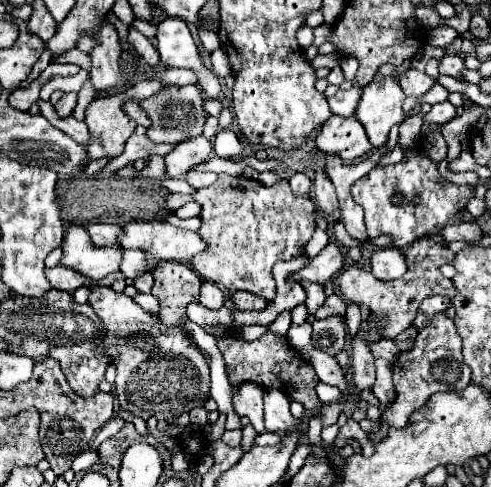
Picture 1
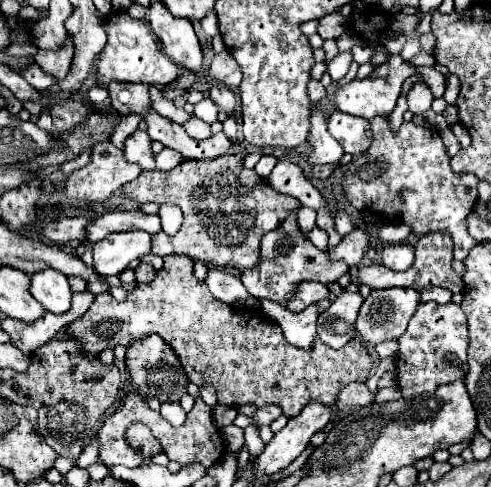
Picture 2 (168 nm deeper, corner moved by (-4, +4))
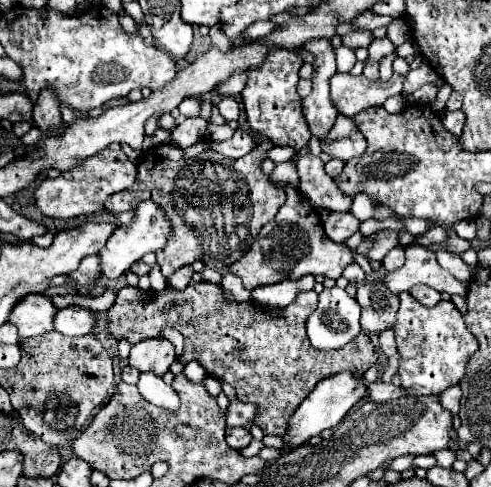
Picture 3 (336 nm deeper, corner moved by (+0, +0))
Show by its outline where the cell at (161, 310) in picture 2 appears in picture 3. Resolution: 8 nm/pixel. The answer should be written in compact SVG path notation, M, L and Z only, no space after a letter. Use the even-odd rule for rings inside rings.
M191 281L181 293L167 287L141 305L137 289L127 285L117 293L117 301L107 311L107 327L117 341L127 339L131 343L161 337L165 327L175 327L185 337L183 363L199 361L211 377L233 385L241 401L257 403L255 425L259 425L265 435L285 435L289 419L321 379L331 377L335 371L355 371L363 375L379 357L373 339L365 333L359 333L355 341L343 349L315 349L305 333L305 321L315 311L315 305L315 291L299 291L297 299L283 309L253 301L229 303L221 287L207 281Z

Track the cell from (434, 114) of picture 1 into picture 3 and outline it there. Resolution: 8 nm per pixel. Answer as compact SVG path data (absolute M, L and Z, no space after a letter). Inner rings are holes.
M445 111L443 113L443 125L447 131L451 131L453 135L461 137L461 131L463 131L463 125L465 125L465 113L463 111Z

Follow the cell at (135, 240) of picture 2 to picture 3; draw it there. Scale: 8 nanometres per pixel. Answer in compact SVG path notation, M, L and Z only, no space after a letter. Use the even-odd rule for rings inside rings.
M143 201L143 203L139 203L133 213L135 213L133 221L129 225L119 225L113 231L113 235L109 237L107 245L103 247L103 253L99 253L103 275L109 277L109 279L121 277L145 253L157 253L157 251L161 251L167 245L167 241L171 239L171 223L169 223L165 211L155 201Z

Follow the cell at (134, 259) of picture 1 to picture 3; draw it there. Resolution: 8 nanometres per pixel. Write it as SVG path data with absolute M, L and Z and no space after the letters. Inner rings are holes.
M157 265L151 267L149 277L151 277L151 289L153 289L155 293L160 293L167 287L167 281L165 281L165 277L159 273L159 267L157 267Z

